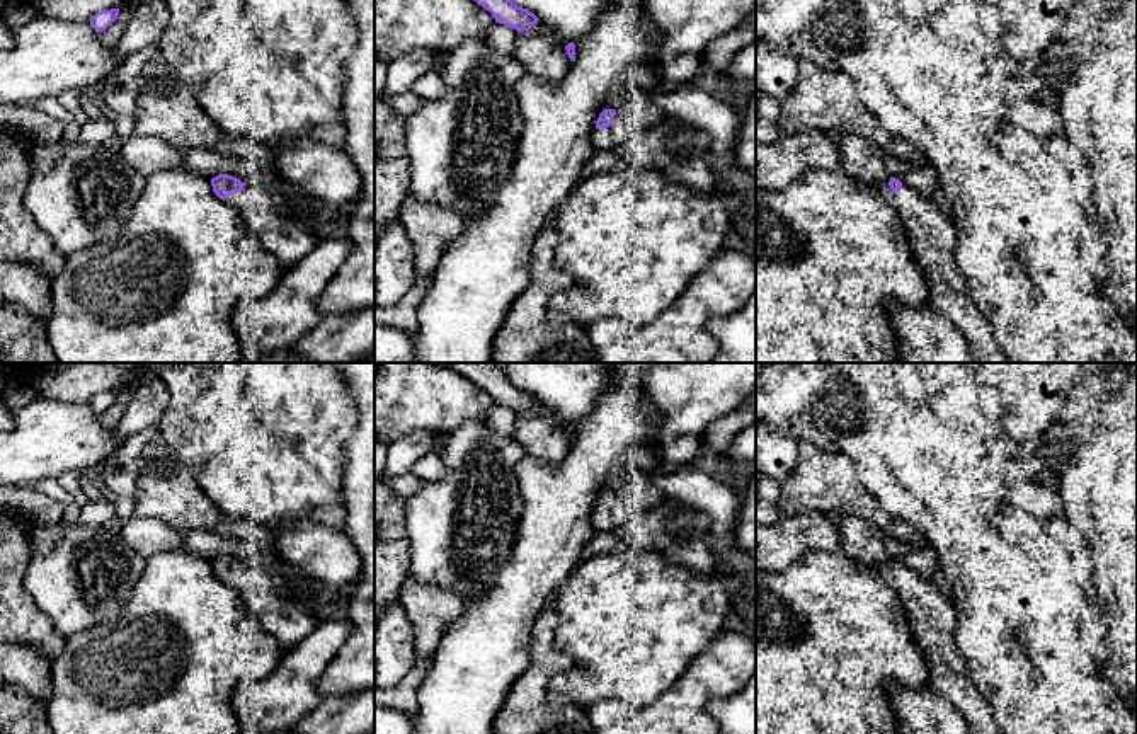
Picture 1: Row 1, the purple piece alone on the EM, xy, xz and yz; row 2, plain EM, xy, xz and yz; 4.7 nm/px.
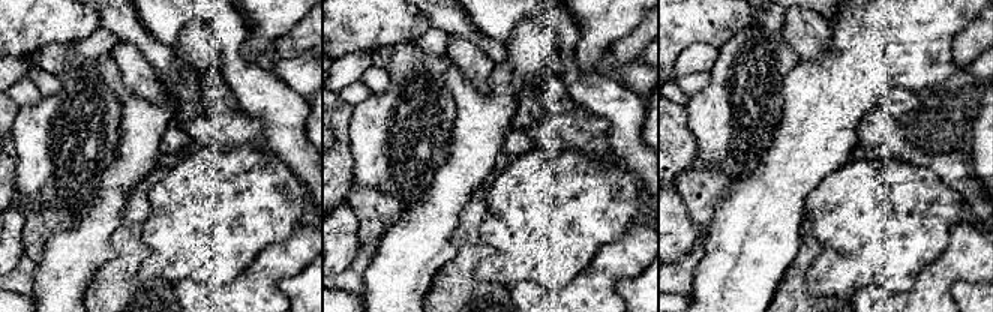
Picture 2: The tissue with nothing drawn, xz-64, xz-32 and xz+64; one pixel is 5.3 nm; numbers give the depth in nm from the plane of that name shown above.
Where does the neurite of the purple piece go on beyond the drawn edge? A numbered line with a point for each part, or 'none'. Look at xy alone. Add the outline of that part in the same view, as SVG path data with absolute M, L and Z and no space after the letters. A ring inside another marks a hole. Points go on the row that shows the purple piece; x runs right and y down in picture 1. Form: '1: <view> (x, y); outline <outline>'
1: xy (242, 201); outline M243 191L237 192L237 198L231 204L235 208L238 208L243 213L245 220L247 220L247 211L249 211L249 206L250 206L250 199Z

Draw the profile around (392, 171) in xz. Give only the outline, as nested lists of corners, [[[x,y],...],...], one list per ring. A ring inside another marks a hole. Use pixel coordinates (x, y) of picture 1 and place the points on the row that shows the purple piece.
[[[381,97],[374,99],[374,146],[378,148],[378,160],[374,162],[374,232],[383,225],[400,220],[402,204],[410,196],[410,157],[405,141],[405,118],[395,112]]]

